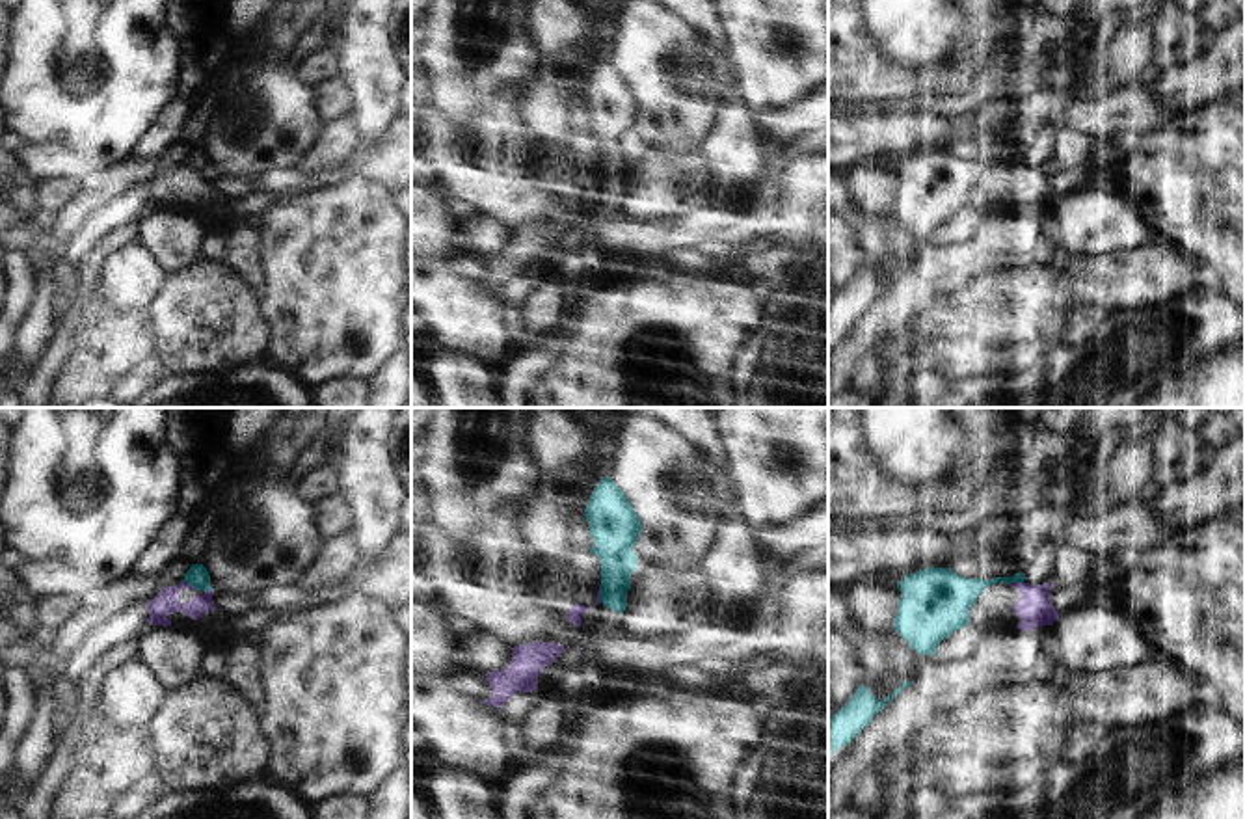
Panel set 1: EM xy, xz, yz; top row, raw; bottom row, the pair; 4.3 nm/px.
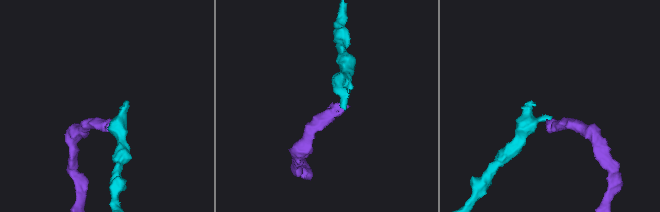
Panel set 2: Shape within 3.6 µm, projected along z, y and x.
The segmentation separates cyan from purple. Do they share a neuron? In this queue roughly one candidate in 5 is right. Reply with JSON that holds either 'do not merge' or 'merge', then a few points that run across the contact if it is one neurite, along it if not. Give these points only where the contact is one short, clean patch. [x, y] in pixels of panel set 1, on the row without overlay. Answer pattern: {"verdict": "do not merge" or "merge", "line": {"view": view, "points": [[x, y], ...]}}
{"verdict": "do not merge", "line": {"view": "xy", "points": [[183, 162], [194, 172]]}}

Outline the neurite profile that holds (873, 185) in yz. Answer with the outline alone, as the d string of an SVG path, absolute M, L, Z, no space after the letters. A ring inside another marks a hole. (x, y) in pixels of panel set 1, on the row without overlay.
M863 162L845 173L849 188L860 207L867 212L893 212L893 201L901 175L895 166L880 162Z

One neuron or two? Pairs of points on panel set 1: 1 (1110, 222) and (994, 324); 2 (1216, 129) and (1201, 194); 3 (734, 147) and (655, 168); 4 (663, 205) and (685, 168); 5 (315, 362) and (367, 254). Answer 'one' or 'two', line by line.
1: two
2: one
3: two
4: one
5: one

